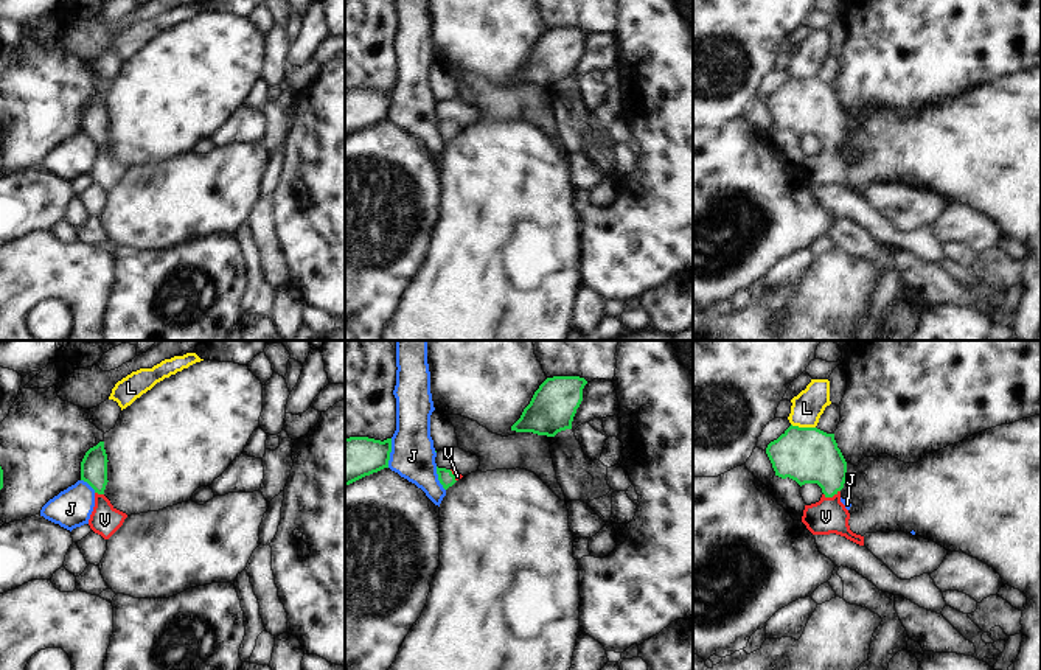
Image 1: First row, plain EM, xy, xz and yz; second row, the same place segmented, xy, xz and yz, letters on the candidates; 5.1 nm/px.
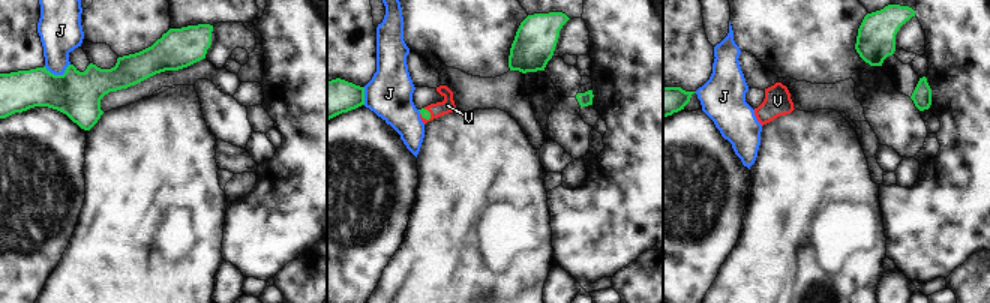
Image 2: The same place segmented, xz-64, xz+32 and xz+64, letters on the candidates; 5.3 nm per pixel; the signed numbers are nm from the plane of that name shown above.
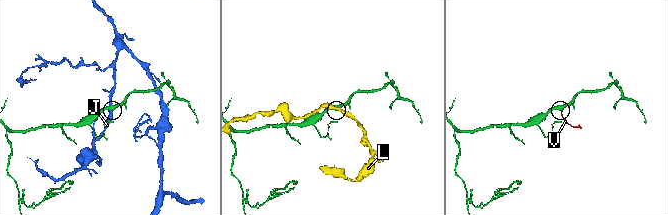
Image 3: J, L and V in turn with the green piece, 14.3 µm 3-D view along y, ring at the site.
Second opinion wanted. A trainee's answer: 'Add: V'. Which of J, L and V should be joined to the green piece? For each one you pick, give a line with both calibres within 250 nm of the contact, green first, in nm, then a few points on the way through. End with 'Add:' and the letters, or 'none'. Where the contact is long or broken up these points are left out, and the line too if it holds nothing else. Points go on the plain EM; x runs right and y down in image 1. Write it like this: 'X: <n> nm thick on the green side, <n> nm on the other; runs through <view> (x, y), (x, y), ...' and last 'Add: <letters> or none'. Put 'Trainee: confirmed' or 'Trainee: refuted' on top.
Trainee: confirmed
V: 280 nm thick on the green side, 180 nm on the other; runs through yz (808, 108), (832, 131), (832, 148), (828, 167)
Add: V

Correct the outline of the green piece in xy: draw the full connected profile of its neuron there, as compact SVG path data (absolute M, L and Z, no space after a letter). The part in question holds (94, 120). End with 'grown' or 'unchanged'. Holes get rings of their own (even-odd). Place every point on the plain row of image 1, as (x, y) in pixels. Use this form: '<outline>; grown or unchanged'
M104 93L90 99L81 113L81 132L95 141L95 159L89 171L90 180L109 191L127 169L126 165L117 162L104 148L107 137L107 106Z; grown

